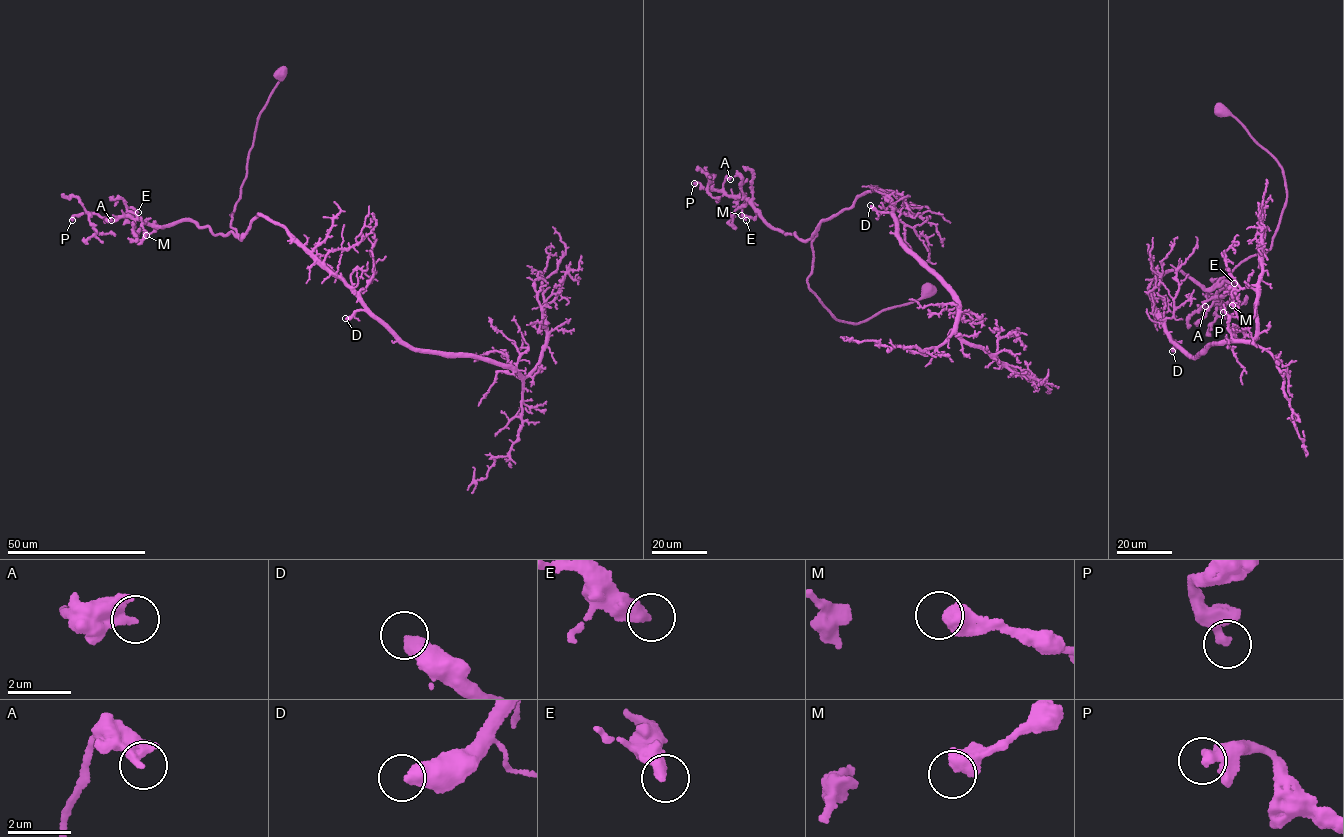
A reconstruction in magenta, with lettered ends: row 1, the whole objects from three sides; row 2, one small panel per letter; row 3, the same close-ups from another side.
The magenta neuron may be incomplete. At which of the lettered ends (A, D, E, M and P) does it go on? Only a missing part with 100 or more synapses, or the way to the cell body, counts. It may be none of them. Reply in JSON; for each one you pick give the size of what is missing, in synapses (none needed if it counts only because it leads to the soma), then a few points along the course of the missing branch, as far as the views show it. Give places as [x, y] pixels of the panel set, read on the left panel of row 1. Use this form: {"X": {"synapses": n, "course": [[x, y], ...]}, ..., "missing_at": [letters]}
{"D": {"synapses": 160, "course": [[345, 318], [310, 314], [305, 303], [311, 283]]}, "missing_at": ["D"]}

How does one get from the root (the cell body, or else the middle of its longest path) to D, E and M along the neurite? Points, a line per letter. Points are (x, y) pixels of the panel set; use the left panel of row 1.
D: (281, 74), (261, 110), (230, 225), (241, 237), (258, 214), (279, 223), (357, 296), (364, 309), (345, 318)
E: (281, 74), (261, 110), (230, 214), (236, 234), (214, 234), (189, 220), (147, 224), (126, 208), (138, 212)
M: (281, 74), (261, 110), (230, 214), (236, 234), (178, 220), (155, 222), (146, 235)

